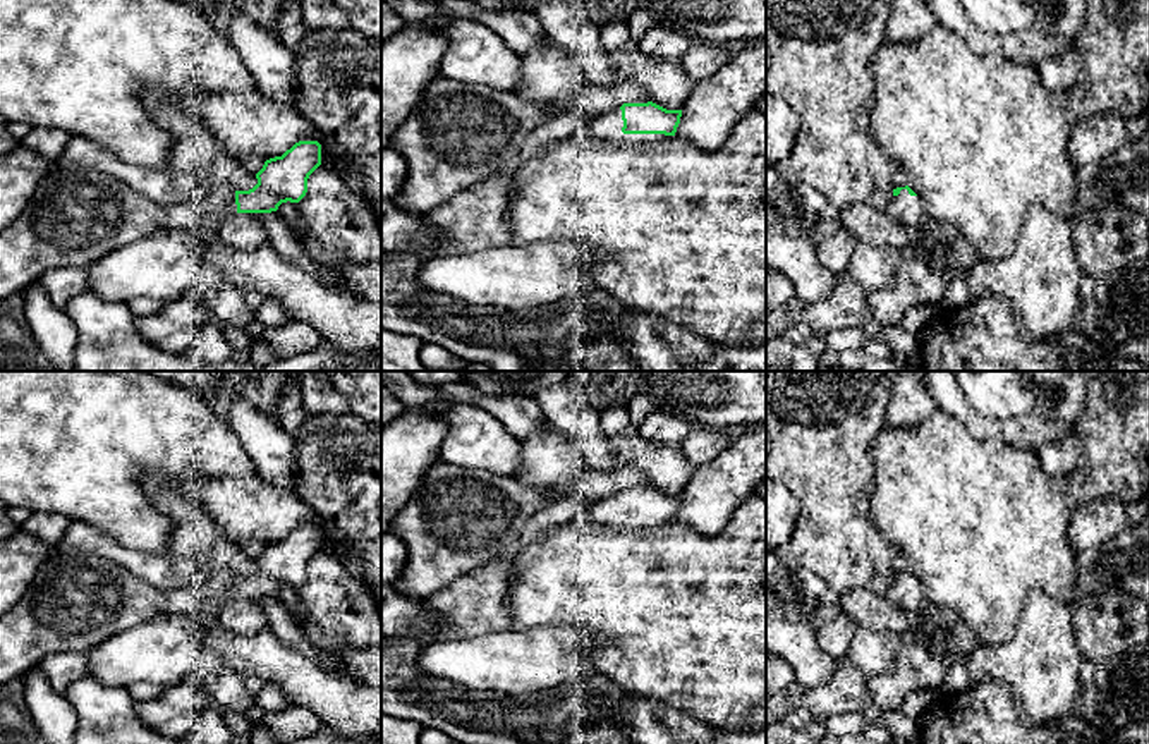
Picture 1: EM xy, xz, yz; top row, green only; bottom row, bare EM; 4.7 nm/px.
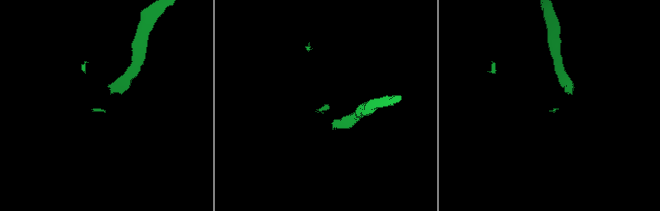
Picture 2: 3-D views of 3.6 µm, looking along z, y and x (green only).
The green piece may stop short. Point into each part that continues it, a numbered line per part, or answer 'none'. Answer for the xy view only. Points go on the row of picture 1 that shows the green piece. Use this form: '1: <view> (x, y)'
1: xy (164, 267)

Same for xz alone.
1: xz (607, 126)

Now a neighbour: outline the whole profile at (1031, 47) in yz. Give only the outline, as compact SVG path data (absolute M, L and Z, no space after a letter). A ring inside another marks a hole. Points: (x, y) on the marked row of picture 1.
M926 0L926 3L938 24L951 29L979 55L1000 55L1012 62L1037 65L1075 43L1075 40L1048 36L1037 31L1018 31L1003 36L984 33L969 21L958 0Z

